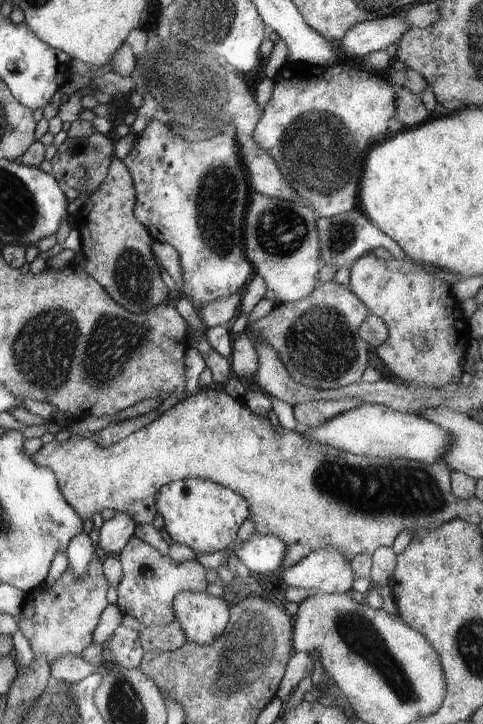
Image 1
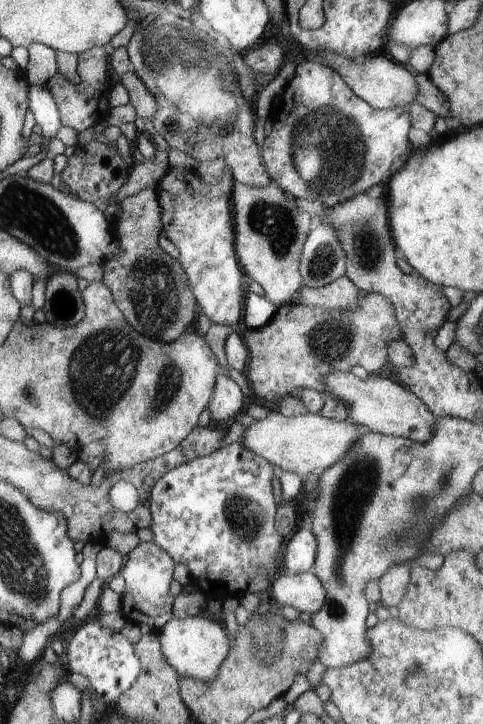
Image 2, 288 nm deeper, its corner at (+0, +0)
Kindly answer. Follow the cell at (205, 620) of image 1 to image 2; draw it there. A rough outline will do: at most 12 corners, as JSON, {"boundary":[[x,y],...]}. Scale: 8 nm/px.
{"boundary":[[203,616],[157,630],[179,678],[211,682],[231,638]]}

